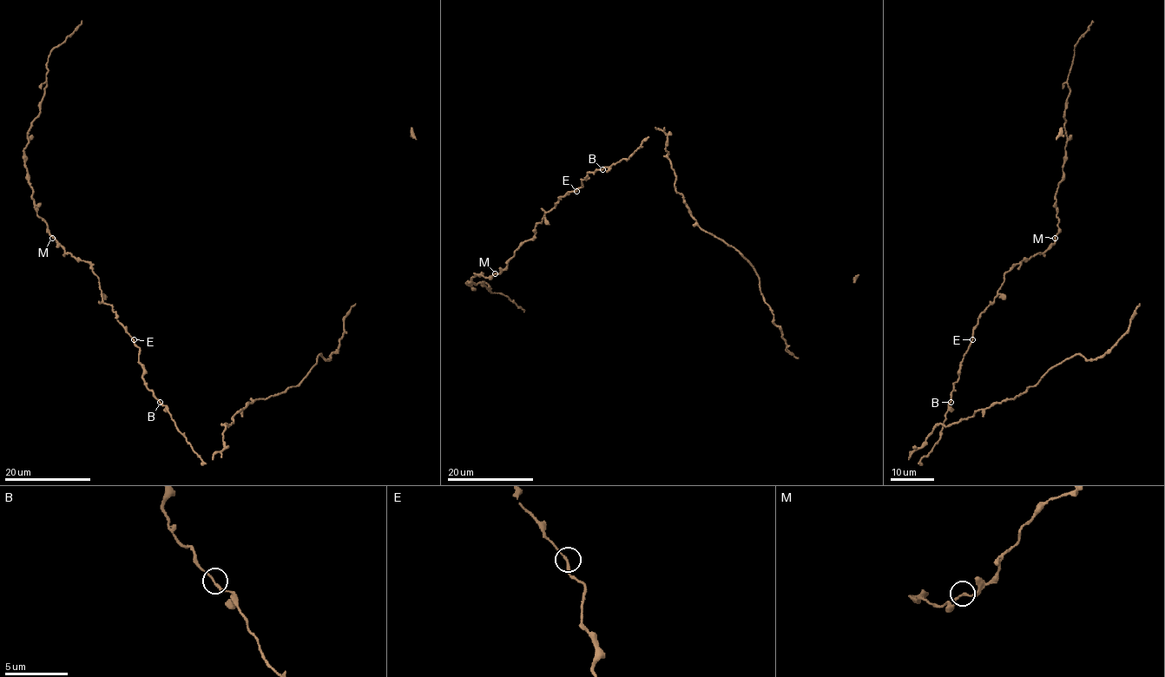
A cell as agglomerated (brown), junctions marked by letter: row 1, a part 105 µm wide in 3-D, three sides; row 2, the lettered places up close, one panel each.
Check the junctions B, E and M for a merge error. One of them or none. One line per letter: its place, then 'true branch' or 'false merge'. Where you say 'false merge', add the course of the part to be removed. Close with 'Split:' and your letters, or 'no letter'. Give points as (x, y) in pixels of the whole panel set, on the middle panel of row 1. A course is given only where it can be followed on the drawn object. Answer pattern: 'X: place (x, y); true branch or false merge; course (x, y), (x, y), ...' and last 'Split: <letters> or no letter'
B: place (602, 169); true branch
E: place (576, 191); true branch
M: place (495, 273); true branch
Split: no letter

